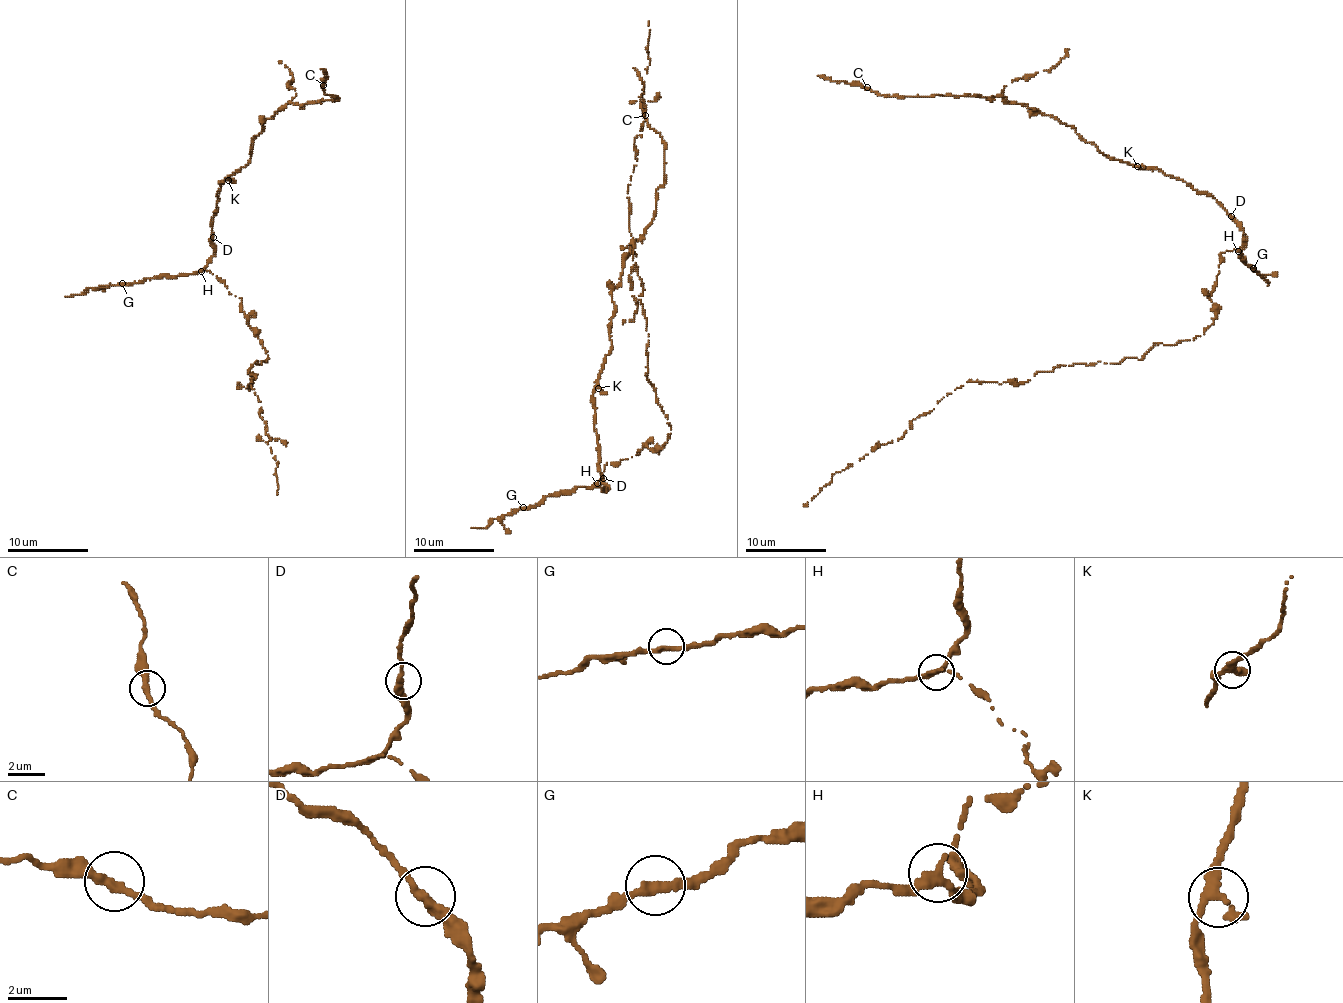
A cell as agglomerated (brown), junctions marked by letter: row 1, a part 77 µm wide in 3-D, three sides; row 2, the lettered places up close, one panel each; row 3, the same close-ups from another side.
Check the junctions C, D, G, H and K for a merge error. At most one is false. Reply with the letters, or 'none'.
H

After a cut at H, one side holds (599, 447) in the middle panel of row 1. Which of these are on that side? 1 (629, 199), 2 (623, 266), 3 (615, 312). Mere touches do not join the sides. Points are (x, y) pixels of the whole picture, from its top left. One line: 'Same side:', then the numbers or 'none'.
Same side: 2, 3

